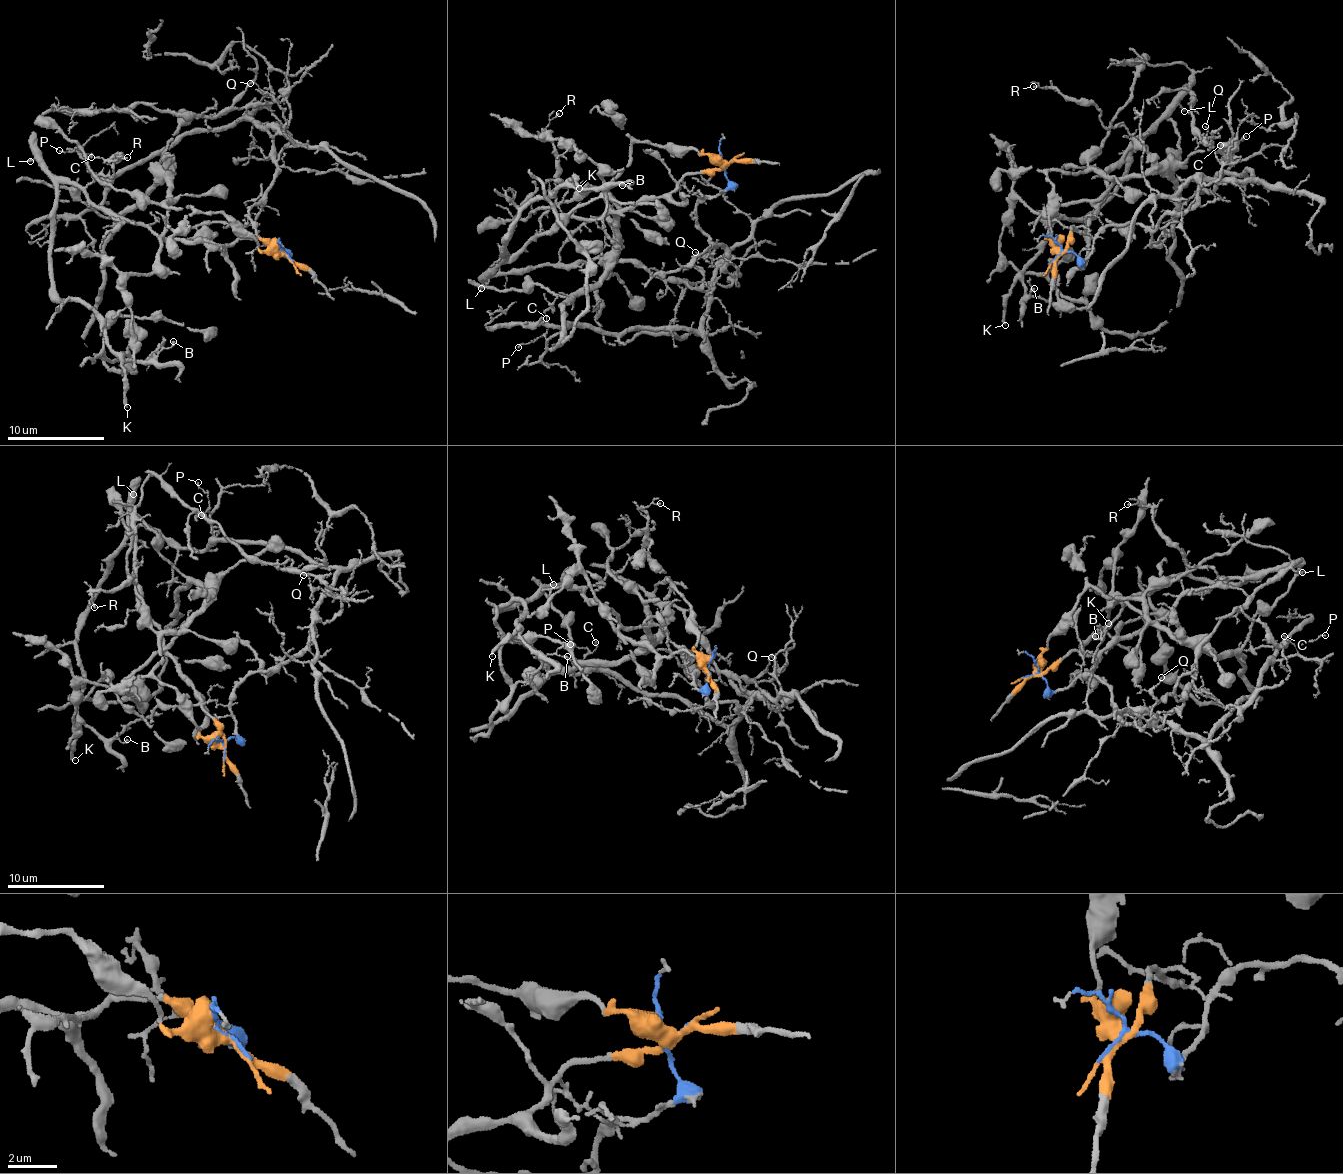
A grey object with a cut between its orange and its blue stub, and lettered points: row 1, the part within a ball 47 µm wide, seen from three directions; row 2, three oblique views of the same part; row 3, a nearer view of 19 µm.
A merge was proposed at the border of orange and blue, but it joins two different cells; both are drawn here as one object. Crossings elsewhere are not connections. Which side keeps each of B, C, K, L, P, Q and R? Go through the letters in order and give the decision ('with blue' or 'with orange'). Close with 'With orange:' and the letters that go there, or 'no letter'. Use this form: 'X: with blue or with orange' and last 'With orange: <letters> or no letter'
B: with orange
C: with blue
K: with orange
L: with orange
P: with blue
Q: with blue
R: with orange
With orange: B, K, L, R

